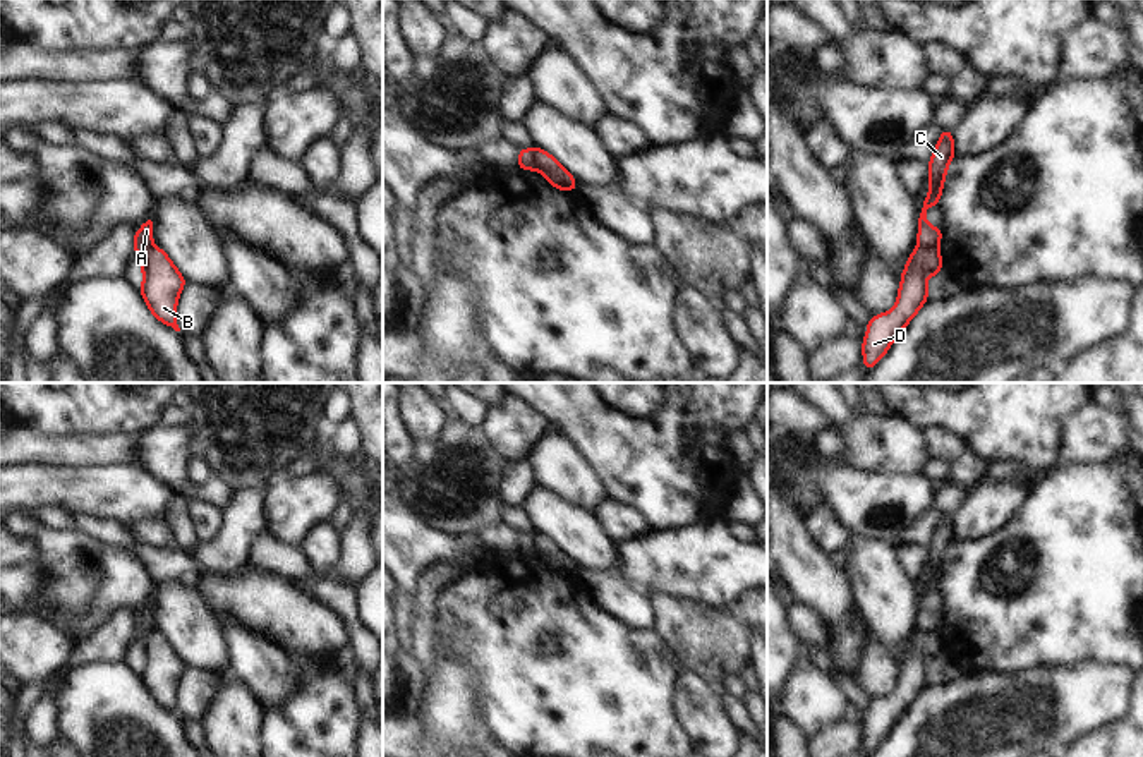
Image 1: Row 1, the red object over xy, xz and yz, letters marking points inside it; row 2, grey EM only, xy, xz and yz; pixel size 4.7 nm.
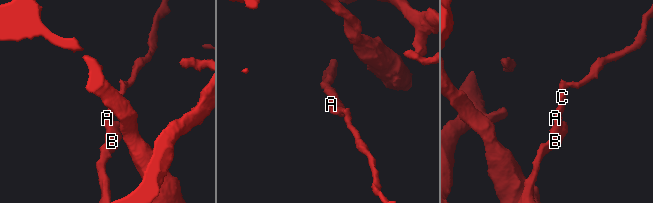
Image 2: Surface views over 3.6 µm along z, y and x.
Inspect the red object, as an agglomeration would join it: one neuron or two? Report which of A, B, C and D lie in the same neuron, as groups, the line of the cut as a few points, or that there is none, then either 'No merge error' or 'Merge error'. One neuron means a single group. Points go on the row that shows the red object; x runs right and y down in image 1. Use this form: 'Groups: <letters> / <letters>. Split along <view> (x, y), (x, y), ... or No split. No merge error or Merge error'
Groups: A C / B D. Split along xz (532, 148), (534, 169). Merge error.

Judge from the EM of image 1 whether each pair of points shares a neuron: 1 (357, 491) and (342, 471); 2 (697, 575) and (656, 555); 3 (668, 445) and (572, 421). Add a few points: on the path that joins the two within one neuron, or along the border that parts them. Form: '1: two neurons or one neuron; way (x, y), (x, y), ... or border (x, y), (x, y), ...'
1: one neuron; way (354, 486), (347, 476)
2: one neuron; way (687, 565), (666, 562)
3: one neuron; way (644, 445), (615, 445), (596, 429)

